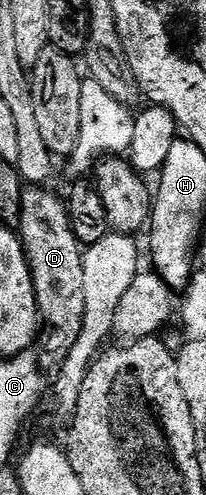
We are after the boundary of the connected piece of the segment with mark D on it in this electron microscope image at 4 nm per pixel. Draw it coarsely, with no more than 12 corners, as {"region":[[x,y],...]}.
{"region":[[26,186],[17,233],[36,289],[42,370],[82,331],[83,247],[68,204]]}

